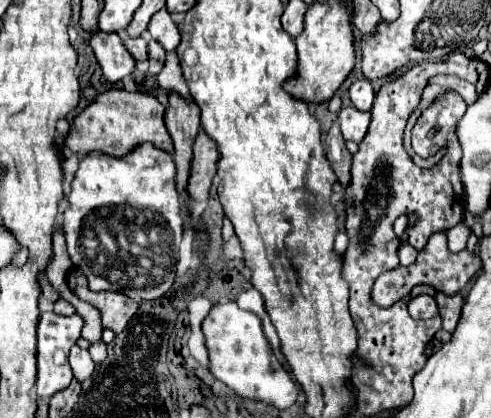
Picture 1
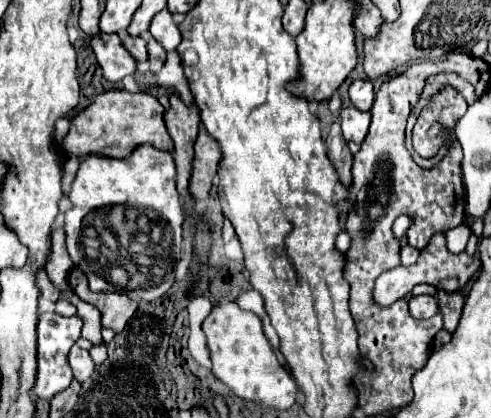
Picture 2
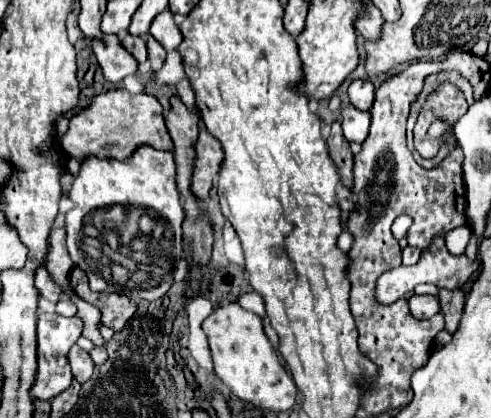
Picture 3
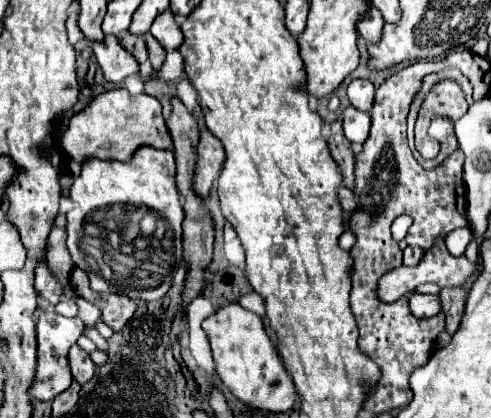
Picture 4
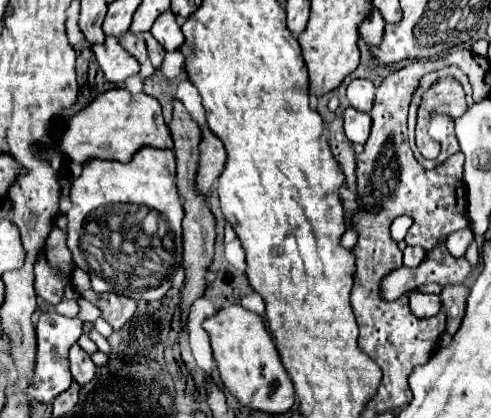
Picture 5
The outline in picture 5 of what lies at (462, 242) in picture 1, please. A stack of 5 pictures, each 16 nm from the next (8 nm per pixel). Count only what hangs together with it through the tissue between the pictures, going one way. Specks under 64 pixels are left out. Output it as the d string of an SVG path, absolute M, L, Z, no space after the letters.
M466 228L466 230L458 230L458 232L454 232L452 236L448 236L446 248L448 248L450 254L454 252L454 256L462 258L464 252L468 250L468 246L472 244L472 240L474 240L474 234L472 234L470 228Z

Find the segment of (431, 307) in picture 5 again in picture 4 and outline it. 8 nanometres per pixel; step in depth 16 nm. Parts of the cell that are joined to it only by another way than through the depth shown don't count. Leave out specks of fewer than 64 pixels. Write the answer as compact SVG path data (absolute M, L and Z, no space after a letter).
M410 294L410 310L416 318L432 318L440 312L440 298L432 294Z

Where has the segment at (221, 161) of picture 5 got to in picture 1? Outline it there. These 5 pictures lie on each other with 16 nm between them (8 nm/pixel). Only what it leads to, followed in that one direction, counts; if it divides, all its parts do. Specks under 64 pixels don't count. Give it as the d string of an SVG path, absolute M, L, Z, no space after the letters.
M200 130L194 142L194 158L192 158L192 172L188 180L188 194L192 200L208 200L208 192L212 186L212 178L216 174L216 164L220 160L220 152L216 142Z

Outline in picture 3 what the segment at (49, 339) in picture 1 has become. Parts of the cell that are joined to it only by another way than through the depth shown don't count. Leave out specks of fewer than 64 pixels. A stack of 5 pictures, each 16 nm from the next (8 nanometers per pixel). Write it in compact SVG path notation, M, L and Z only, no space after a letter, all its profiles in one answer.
M40 314L37 323L37 370L30 394L38 400L52 400L72 384L72 372L68 364L68 350L82 334L82 320L78 316L66 318L60 314Z

